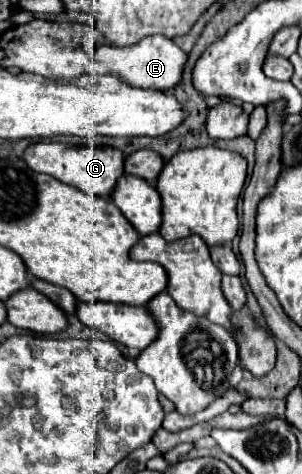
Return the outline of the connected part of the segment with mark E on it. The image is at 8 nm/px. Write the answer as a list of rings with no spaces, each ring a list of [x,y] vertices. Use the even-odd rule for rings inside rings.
[[[161,35],[145,37],[137,45],[131,45],[131,47],[121,47],[121,49],[119,47],[103,47],[103,51],[107,53],[107,57],[111,57],[115,75],[123,77],[127,83],[131,83],[135,87],[161,89],[161,91],[169,91],[181,83],[183,67],[189,57],[171,39],[161,37]]]

